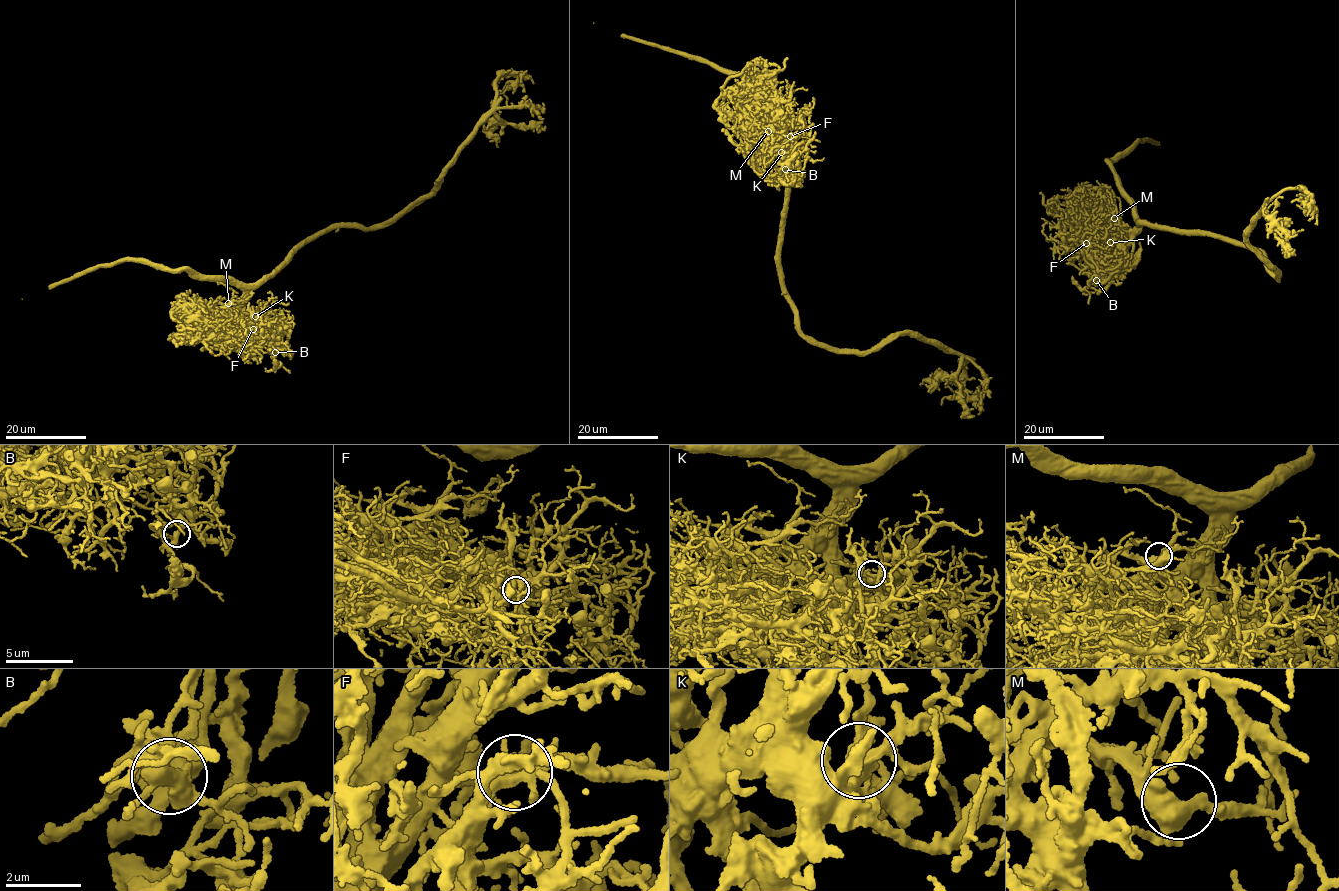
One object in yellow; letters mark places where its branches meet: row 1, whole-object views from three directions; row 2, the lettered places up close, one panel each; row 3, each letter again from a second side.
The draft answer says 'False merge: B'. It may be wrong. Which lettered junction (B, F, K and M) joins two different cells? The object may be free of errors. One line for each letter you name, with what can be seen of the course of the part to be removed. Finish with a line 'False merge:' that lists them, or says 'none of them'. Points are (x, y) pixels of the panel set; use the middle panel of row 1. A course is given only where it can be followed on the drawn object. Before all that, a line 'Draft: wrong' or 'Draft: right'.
Draft: right
B: course (785, 169), (756, 173), (746, 152), (757, 106), (748, 90), (766, 72), (762, 59), (759, 71)
False merge: B

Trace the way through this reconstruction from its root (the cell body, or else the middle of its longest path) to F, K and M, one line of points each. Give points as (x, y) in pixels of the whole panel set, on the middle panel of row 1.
F: (780, 256), (786, 167), (763, 158), (770, 152), (779, 153), (790, 136)
K: (780, 256), (786, 167), (763, 158), (770, 152), (781, 152)
M: (780, 256), (786, 167), (760, 149), (758, 136), (768, 131)

